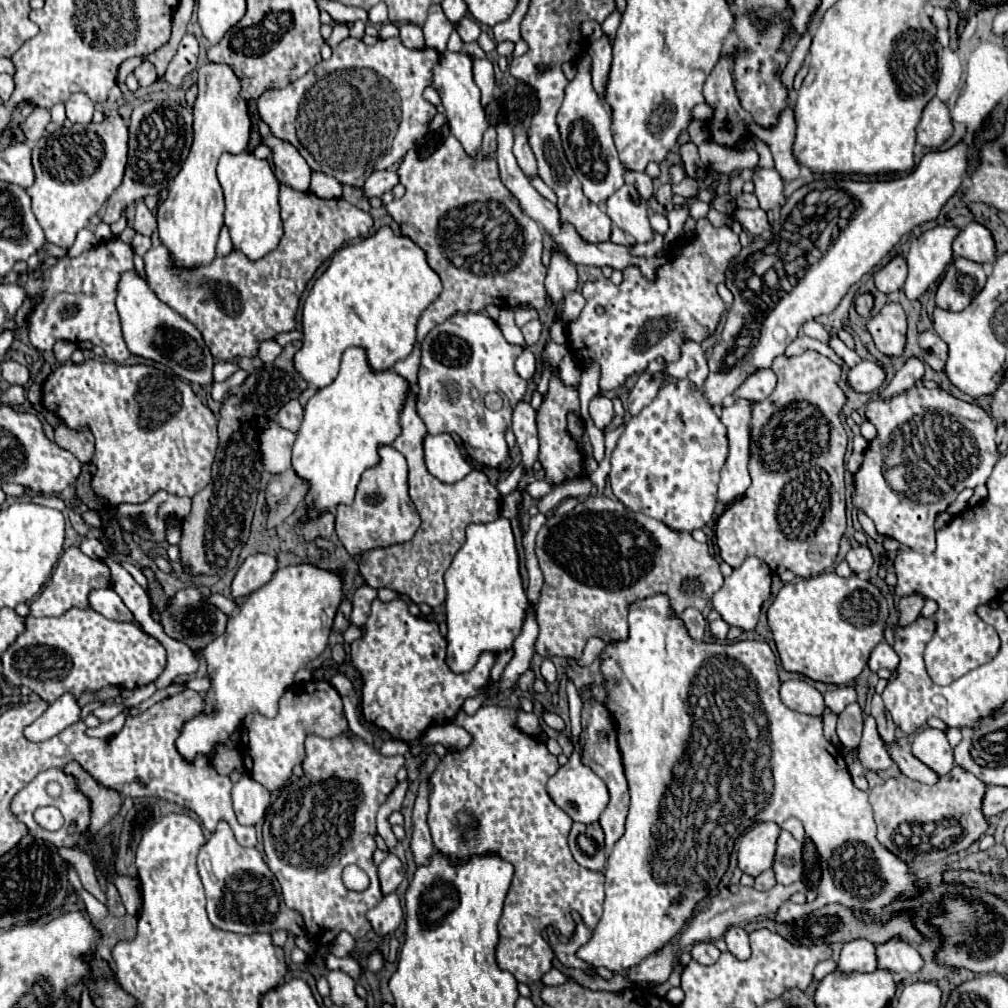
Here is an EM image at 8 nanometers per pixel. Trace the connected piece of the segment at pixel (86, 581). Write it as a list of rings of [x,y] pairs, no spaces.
[[[69,547],[63,557],[57,561],[57,571],[53,571],[51,581],[45,585],[41,595],[29,603],[29,615],[49,615],[49,617],[59,617],[71,607],[79,609],[89,609],[89,591],[95,589],[105,589],[111,587],[111,571],[109,567],[99,561],[83,555],[79,547]]]

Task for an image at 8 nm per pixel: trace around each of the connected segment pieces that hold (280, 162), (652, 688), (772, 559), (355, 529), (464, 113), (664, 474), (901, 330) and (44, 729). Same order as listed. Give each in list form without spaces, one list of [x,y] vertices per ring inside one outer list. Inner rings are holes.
[[[275,135],[263,137],[261,143],[273,153],[273,169],[279,183],[285,183],[297,191],[309,191],[311,167],[301,157],[301,153],[289,141],[277,139]]]
[[[657,595],[657,597],[647,597],[641,603],[633,603],[629,607],[629,639],[607,645],[607,651],[603,655],[603,663],[601,663],[601,673],[605,677],[605,691],[607,691],[603,701],[619,725],[617,741],[619,741],[619,749],[623,755],[625,775],[629,781],[631,805],[629,805],[629,815],[627,815],[627,823],[625,823],[625,835],[613,845],[613,849],[607,857],[607,865],[605,865],[605,911],[603,911],[599,923],[595,925],[595,929],[591,931],[591,939],[577,949],[579,959],[583,959],[585,963],[589,963],[593,967],[605,967],[613,973],[623,973],[629,967],[635,967],[637,963],[641,963],[653,951],[659,951],[663,945],[667,945],[691,919],[691,913],[693,913],[697,901],[703,899],[711,887],[717,887],[717,883],[725,875],[735,839],[749,825],[759,823],[759,821],[773,821],[773,823],[781,825],[785,819],[797,817],[803,823],[807,837],[811,837],[811,841],[815,843],[815,849],[819,853],[819,865],[821,865],[821,881],[817,887],[817,899],[811,903],[813,909],[819,909],[827,903],[839,903],[839,905],[847,907],[849,911],[853,911],[861,921],[871,923],[879,917],[879,911],[883,911],[895,899],[915,899],[921,893],[915,887],[917,877],[911,875],[911,865],[905,863],[903,859],[897,859],[897,855],[893,855],[891,851],[885,851],[885,847],[881,847],[881,843],[877,839],[873,809],[867,801],[867,793],[859,791],[853,785],[853,779],[847,771],[847,765],[845,765],[841,751],[837,747],[833,747],[823,737],[823,719],[815,717],[815,715],[805,715],[805,713],[793,711],[779,699],[779,685],[781,683],[777,677],[777,661],[775,661],[771,647],[765,641],[737,641],[731,645],[695,643],[687,635],[683,621],[673,615],[667,595]],[[683,763],[685,763],[685,767],[697,767],[697,769],[685,771],[683,775],[675,775],[673,773],[675,765],[683,767]]]
[[[805,351],[797,357],[779,355],[773,361],[777,387],[771,397],[757,403],[751,411],[751,485],[745,495],[733,501],[715,525],[715,543],[721,559],[733,569],[749,555],[759,557],[769,565],[773,575],[791,569],[799,577],[819,575],[829,569],[839,553],[839,541],[845,533],[845,483],[843,455],[847,435],[839,421],[839,411],[845,403],[845,393],[839,389],[841,367],[817,351]]]
[[[391,445],[379,447],[379,463],[369,467],[357,485],[355,501],[351,505],[339,505],[335,511],[335,531],[343,547],[351,555],[371,551],[377,547],[389,547],[393,543],[409,541],[421,519],[409,497],[407,485],[407,463],[405,457]]]
[[[443,51],[439,63],[433,67],[433,83],[431,87],[437,89],[441,95],[441,103],[445,107],[447,123],[451,127],[451,133],[461,141],[463,149],[469,155],[475,155],[475,151],[481,145],[483,131],[487,129],[487,119],[485,119],[485,109],[481,107],[479,101],[479,87],[473,81],[473,71],[471,71],[473,61],[465,53],[453,53],[453,51]]]
[[[689,379],[667,381],[659,389],[657,397],[625,425],[625,431],[621,433],[617,447],[611,455],[609,481],[615,497],[631,511],[653,517],[667,527],[673,527],[673,531],[691,533],[695,529],[703,529],[713,519],[713,511],[717,505],[719,471],[725,465],[725,455],[725,425],[705,401],[703,393]]]
[[[887,303],[877,315],[869,317],[867,331],[875,347],[887,357],[899,357],[907,343],[907,317],[899,303]]]
[[[65,693],[51,707],[25,729],[25,737],[31,741],[47,741],[49,737],[61,733],[65,727],[81,721],[81,705],[75,695]]]

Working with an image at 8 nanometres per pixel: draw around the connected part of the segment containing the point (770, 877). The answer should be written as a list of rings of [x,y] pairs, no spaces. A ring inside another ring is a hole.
[[[767,869],[767,871],[763,871],[761,875],[755,877],[755,889],[757,889],[757,891],[767,891],[767,889],[771,889],[775,883],[777,883],[777,881],[775,881],[775,875],[773,875],[771,869]]]

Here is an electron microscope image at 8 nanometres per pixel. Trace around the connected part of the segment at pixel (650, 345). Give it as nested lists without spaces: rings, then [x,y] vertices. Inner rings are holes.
[[[709,219],[697,221],[697,239],[693,239],[687,245],[681,245],[671,251],[671,261],[657,271],[657,279],[649,281],[645,279],[637,267],[629,267],[623,271],[623,283],[613,285],[609,279],[589,281],[583,285],[583,297],[585,307],[581,315],[567,325],[567,341],[571,343],[571,351],[575,351],[575,359],[579,359],[581,365],[597,363],[601,369],[599,375],[599,391],[613,391],[619,389],[627,377],[633,373],[643,373],[651,361],[657,357],[663,357],[665,361],[677,361],[681,355],[681,341],[691,339],[701,343],[709,335],[713,335],[715,327],[719,325],[719,319],[725,311],[725,305],[721,297],[717,295],[717,283],[725,281],[725,269],[729,261],[741,251],[741,243],[737,233],[731,231],[731,227],[713,227]],[[597,307],[603,309],[603,313],[597,313]]]

